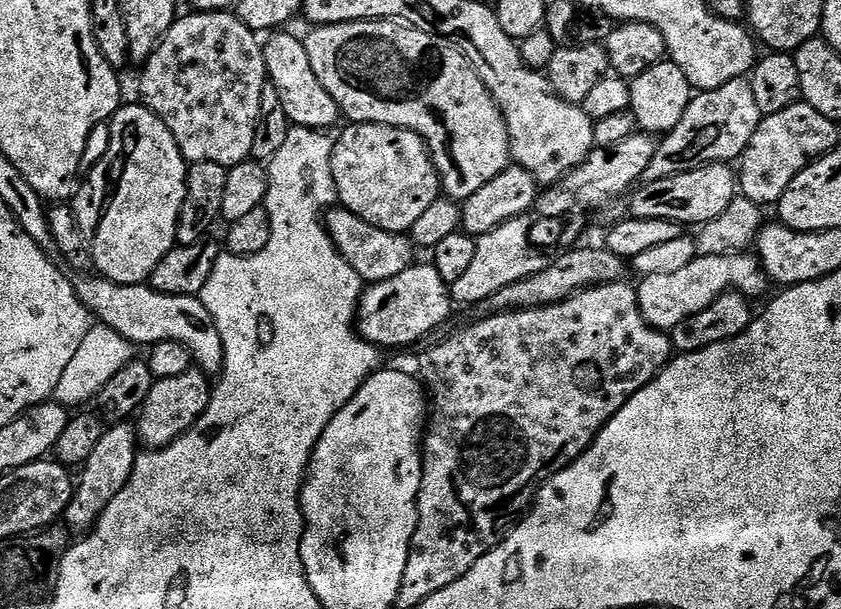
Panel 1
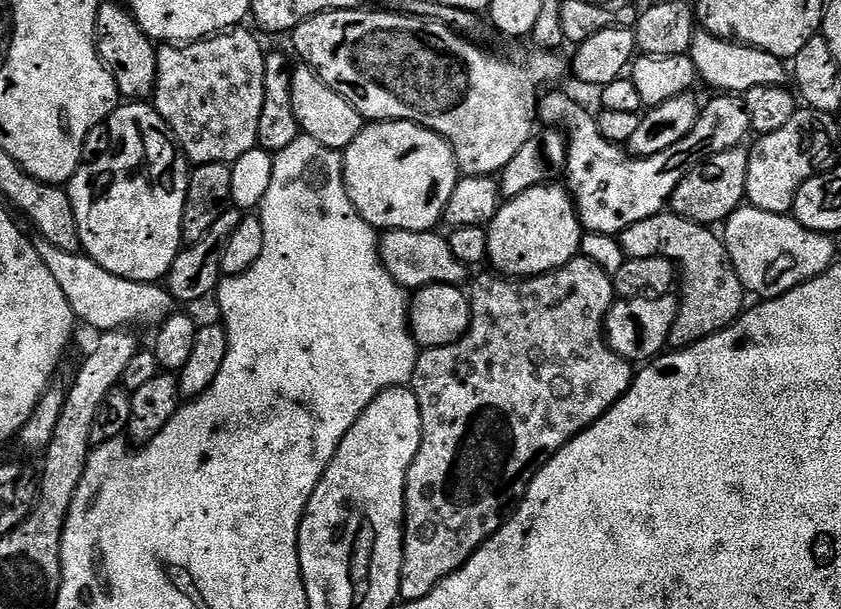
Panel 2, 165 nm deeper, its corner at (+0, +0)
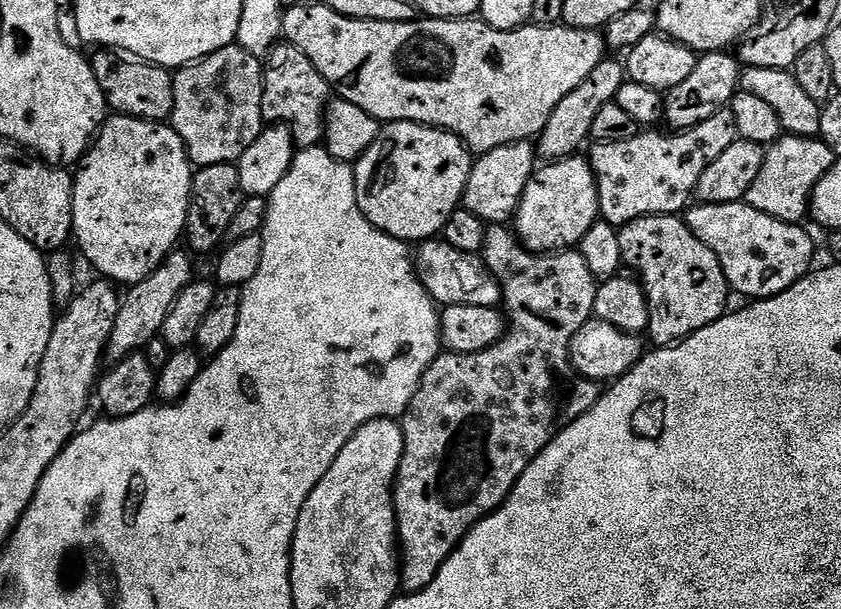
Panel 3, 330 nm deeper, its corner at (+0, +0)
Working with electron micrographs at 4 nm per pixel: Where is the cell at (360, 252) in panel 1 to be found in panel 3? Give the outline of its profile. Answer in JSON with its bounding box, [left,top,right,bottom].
[414,238,502,308]

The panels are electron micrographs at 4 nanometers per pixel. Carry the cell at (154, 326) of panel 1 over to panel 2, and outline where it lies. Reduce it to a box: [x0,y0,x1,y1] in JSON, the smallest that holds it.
[34,236,174,333]

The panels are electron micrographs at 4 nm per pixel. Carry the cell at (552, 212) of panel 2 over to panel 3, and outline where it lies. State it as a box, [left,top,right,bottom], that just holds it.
[514,155,600,254]

